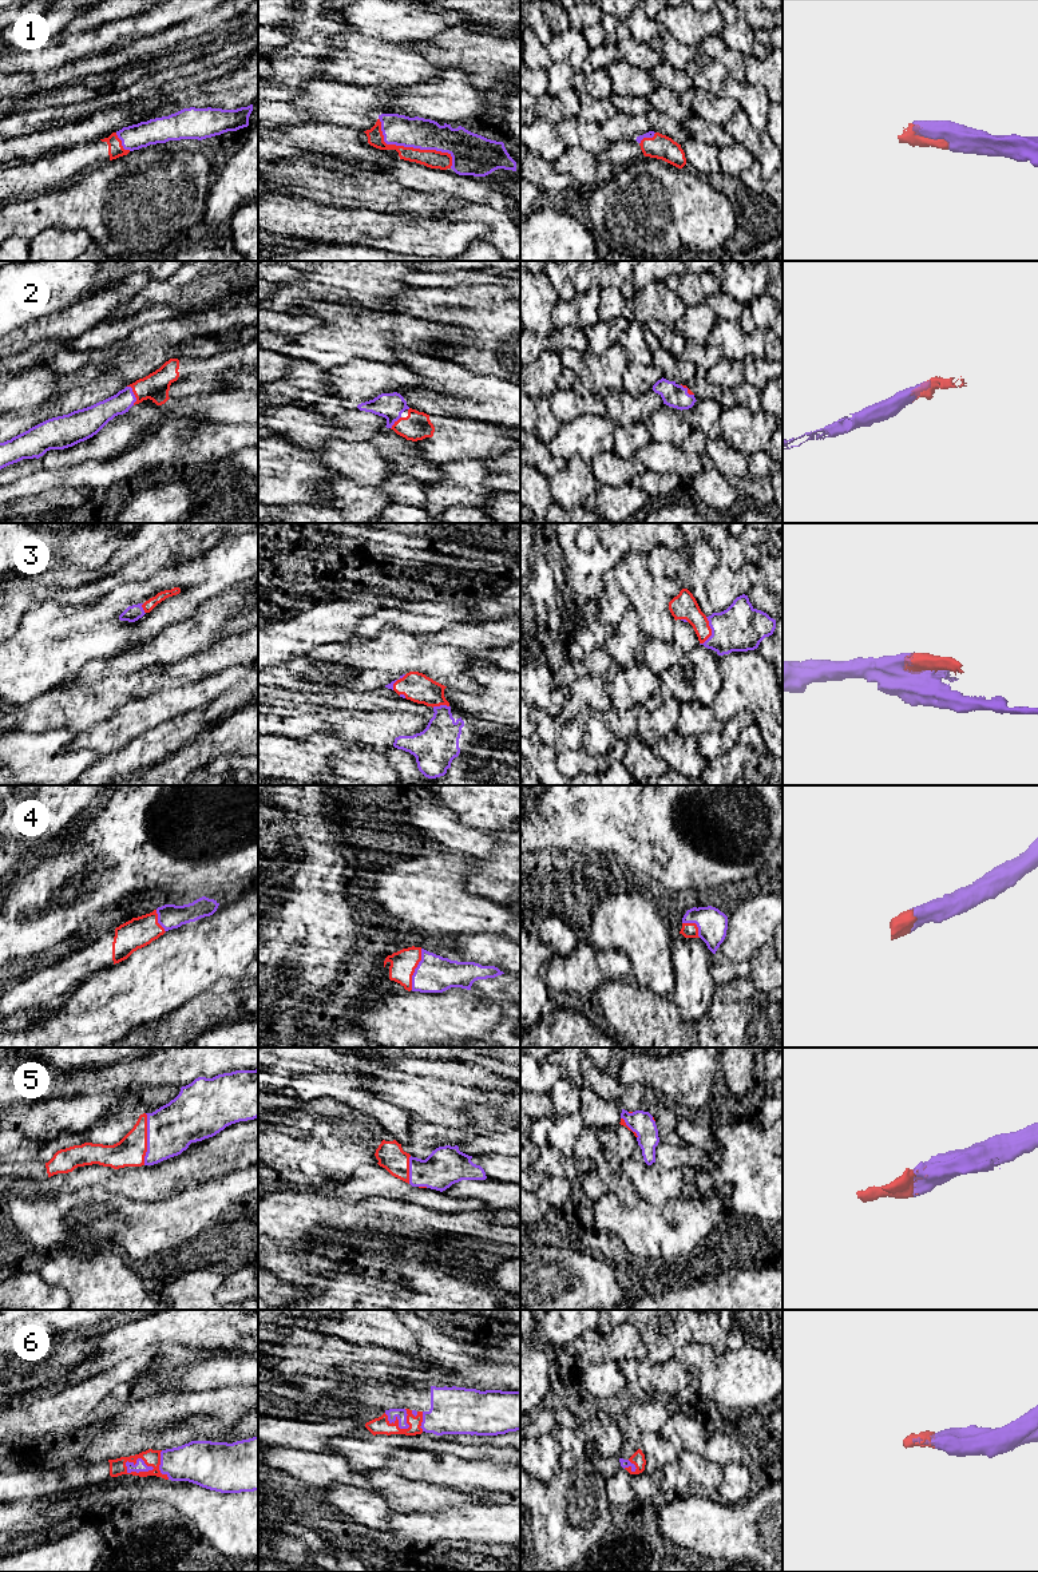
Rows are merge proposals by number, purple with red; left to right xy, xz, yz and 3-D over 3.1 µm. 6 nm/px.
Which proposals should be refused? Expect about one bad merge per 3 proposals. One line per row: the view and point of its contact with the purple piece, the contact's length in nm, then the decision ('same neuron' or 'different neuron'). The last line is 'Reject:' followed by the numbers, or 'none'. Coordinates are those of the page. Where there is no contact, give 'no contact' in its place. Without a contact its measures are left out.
1: xz (412, 146) | 550 nm | same neuron
2: xy (134, 395) | 130 nm | same neuron
3: yz (712, 632) | 170 nm | same neuron
4: xz (415, 969) | 260 nm | same neuron
5: xy (147, 1139) | 320 nm | same neuron
6: xy (139, 1458) | 190 nm | same neuron
Reject: none

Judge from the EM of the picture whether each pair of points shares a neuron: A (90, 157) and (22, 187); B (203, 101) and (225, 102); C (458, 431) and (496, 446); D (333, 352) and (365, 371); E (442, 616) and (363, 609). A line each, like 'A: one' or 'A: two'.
A: one
B: one
C: one
D: two
E: two

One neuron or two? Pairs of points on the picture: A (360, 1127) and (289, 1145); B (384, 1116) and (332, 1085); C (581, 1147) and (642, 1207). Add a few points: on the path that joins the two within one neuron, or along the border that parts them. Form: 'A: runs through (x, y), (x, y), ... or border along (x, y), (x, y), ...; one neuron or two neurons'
A: runs through (343, 1140), (337, 1145), (306, 1145); one neuron
B: runs through (371, 1104), (345, 1088); one neuron
C: border along (640, 1200), (634, 1207); two neurons

